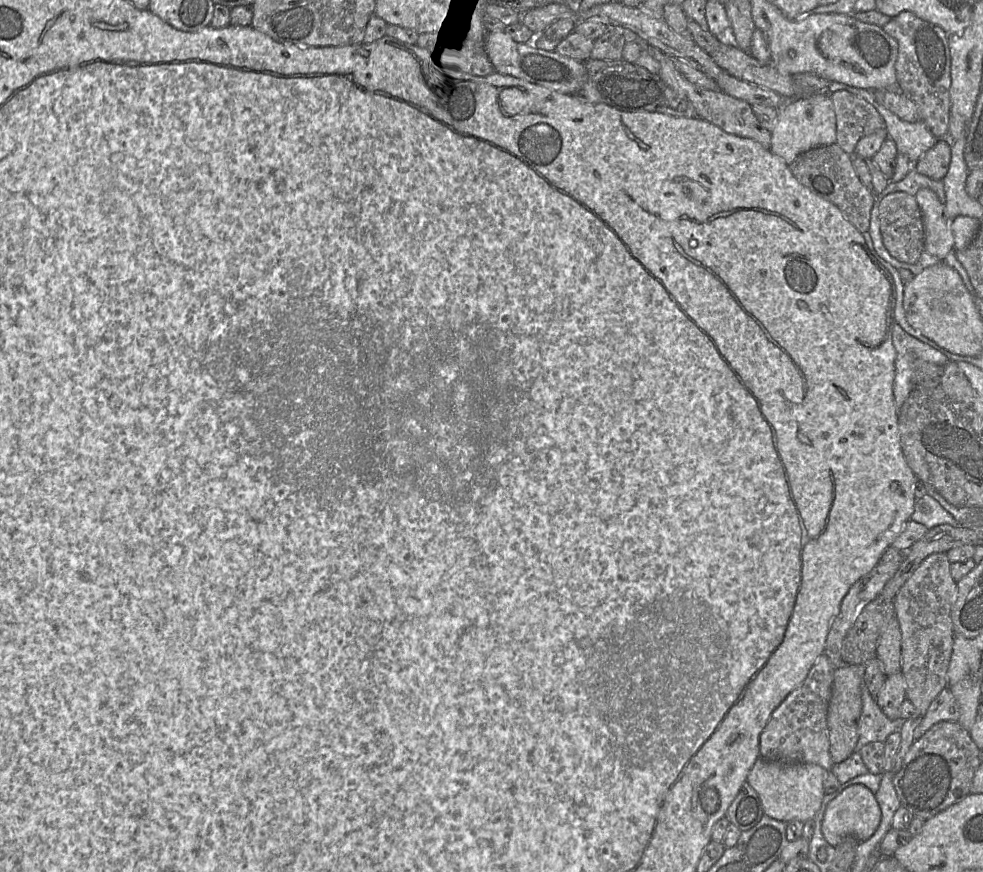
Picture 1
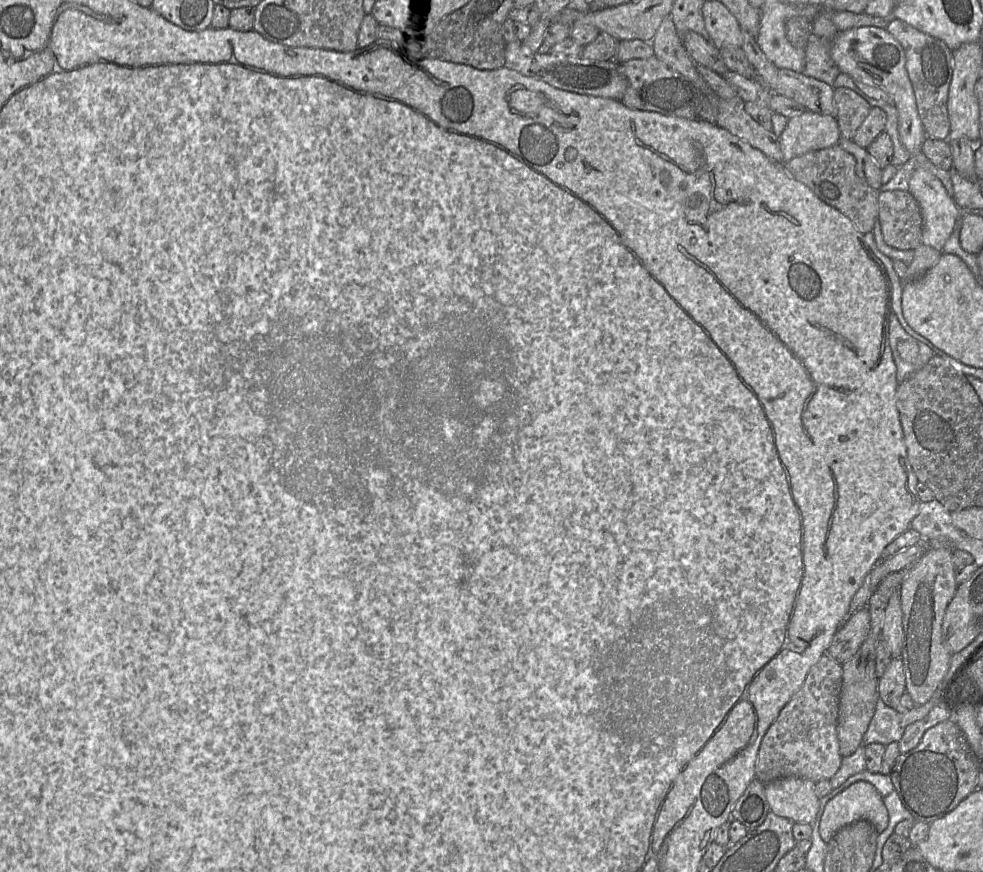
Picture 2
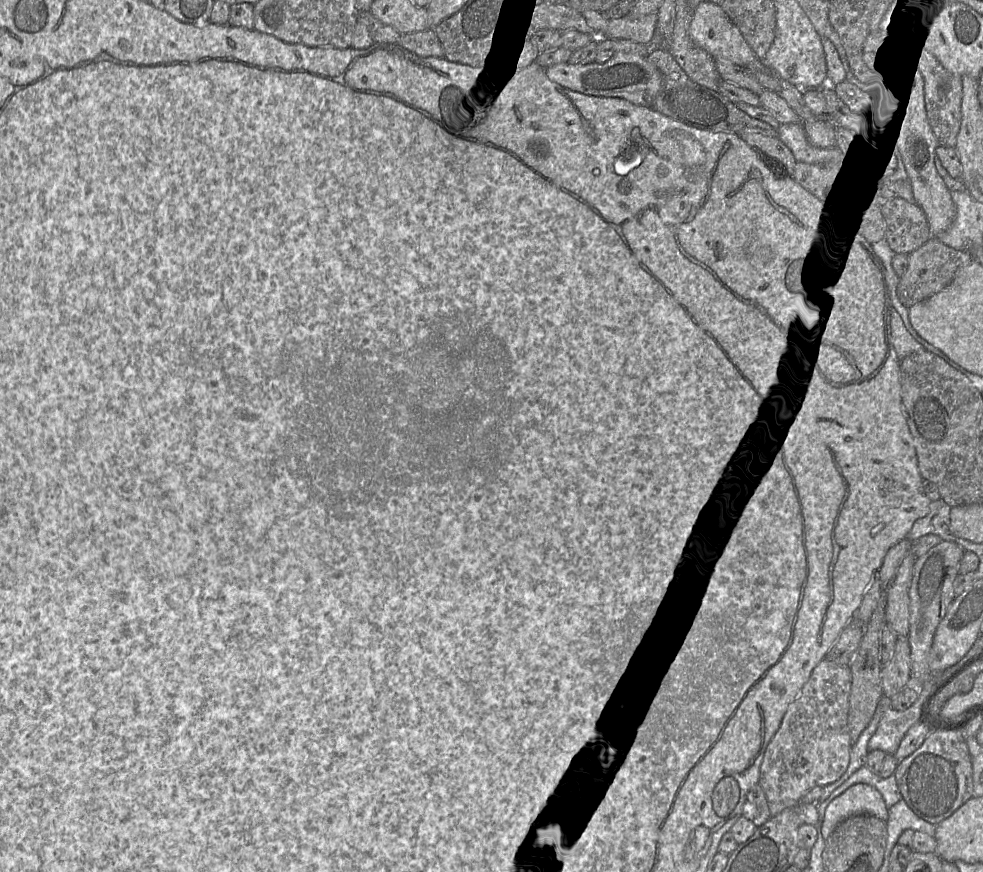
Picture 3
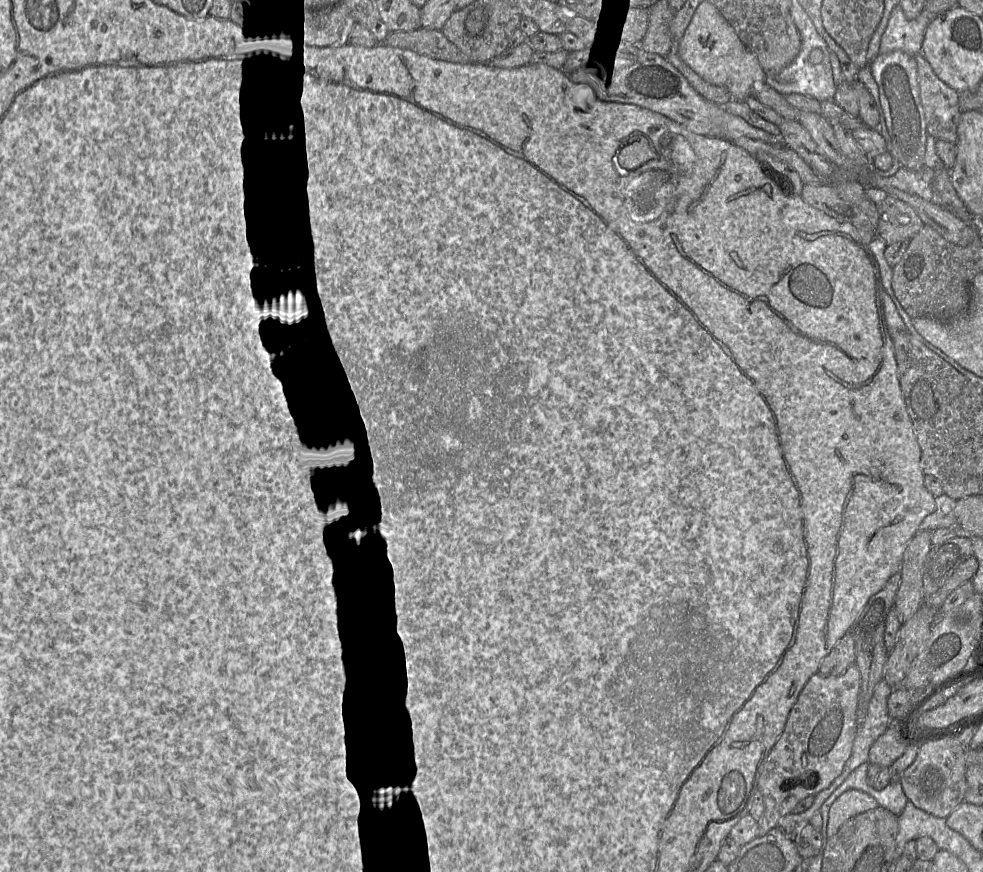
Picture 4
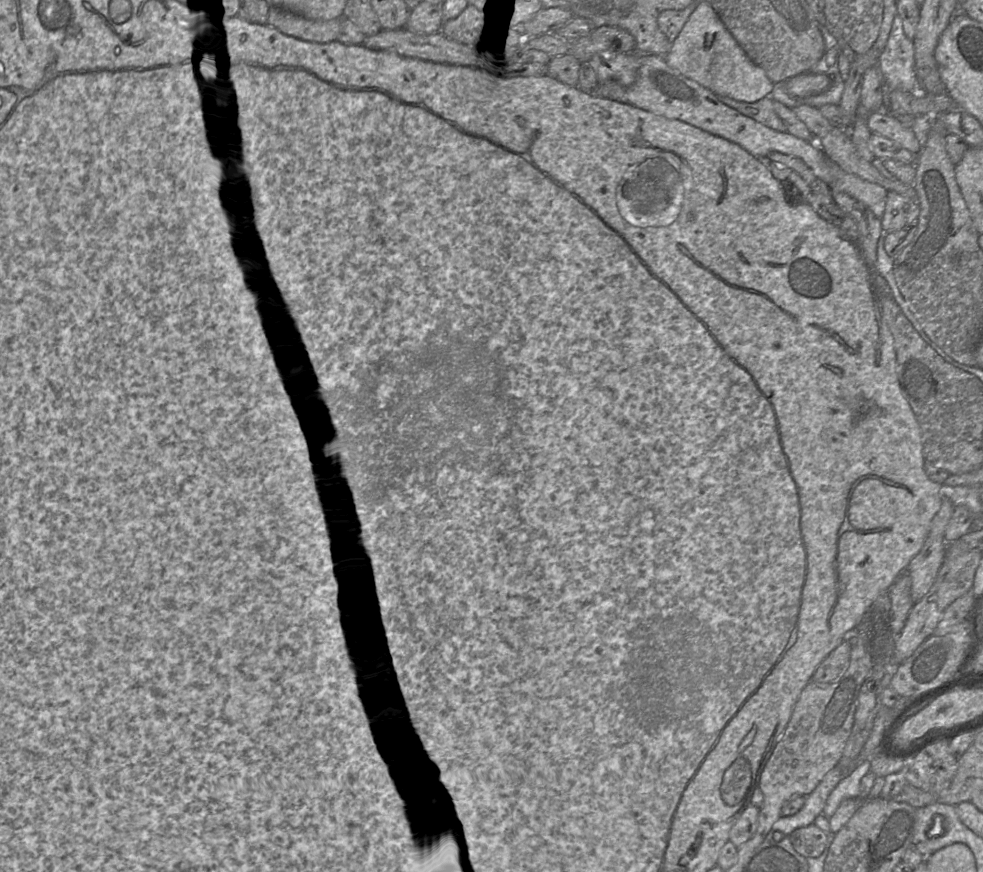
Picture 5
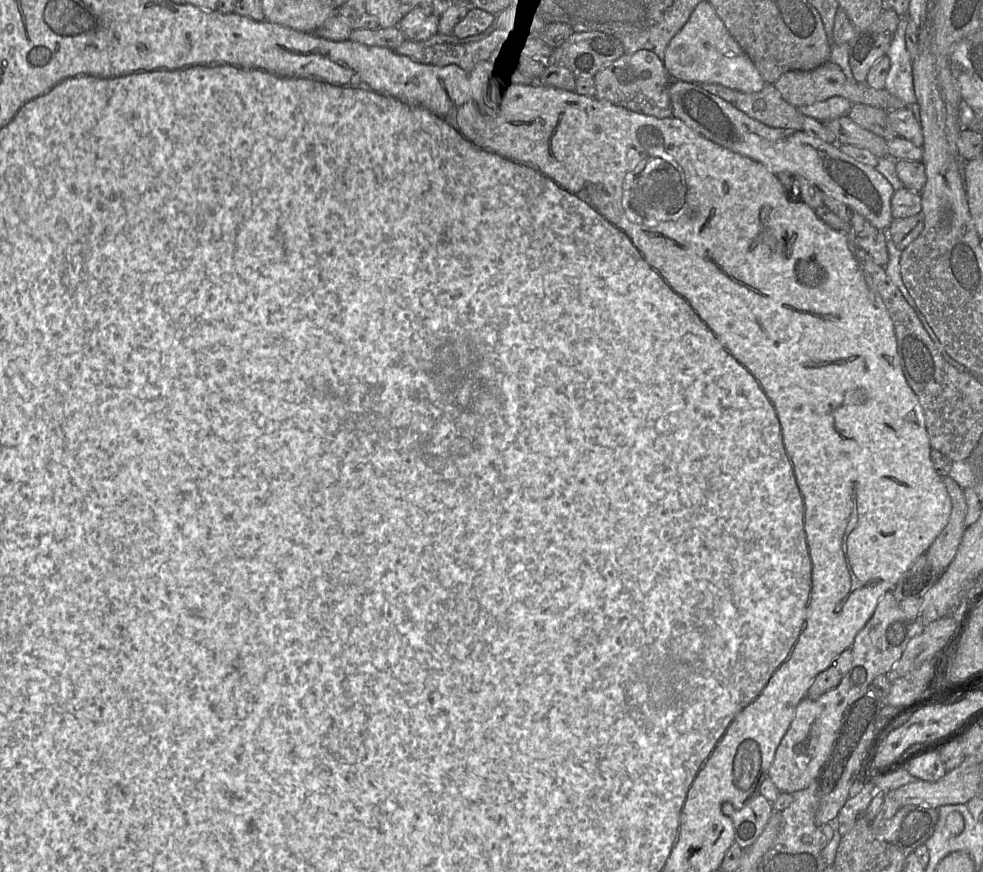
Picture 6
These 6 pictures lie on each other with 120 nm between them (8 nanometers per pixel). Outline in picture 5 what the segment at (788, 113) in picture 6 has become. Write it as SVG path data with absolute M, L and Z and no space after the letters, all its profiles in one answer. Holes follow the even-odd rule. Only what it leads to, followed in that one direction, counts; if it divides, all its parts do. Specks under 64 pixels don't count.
M716 95L727 106L737 110L741 114L778 132L787 131L786 125L776 114L773 108L774 100L766 96L756 102L741 102L727 96Z

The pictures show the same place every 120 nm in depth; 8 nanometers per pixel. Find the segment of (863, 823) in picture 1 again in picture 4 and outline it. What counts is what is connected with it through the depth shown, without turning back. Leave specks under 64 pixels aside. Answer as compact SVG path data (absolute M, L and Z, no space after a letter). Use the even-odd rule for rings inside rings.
M858 789L842 793L830 806L827 836L833 836L849 818L878 807L878 802L869 794Z

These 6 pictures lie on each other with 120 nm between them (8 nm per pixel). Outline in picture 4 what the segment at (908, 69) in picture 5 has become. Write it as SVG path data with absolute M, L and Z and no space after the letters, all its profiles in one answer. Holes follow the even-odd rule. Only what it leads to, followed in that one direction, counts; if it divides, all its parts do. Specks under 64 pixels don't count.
M895 6L882 35L879 53L899 50L915 57L921 53L925 31L934 16L925 9L915 19L908 19L901 6Z

